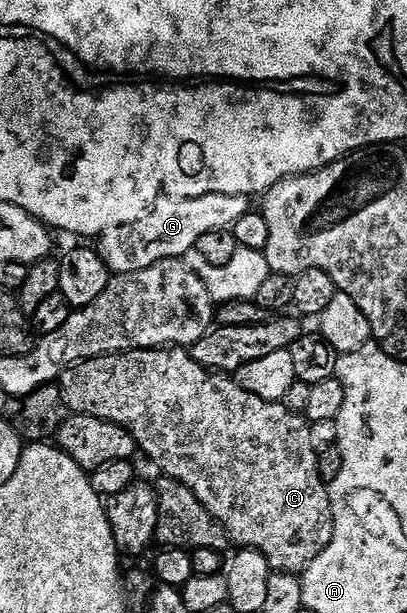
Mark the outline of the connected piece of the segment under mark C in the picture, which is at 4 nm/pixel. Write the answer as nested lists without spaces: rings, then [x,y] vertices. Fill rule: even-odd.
[[[165,347],[162,349],[130,349],[126,353],[110,353],[107,357],[95,357],[89,361],[82,361],[75,367],[69,367],[60,374],[58,384],[62,391],[65,406],[73,414],[86,417],[97,417],[103,421],[113,421],[120,425],[127,433],[131,433],[136,440],[137,450],[145,453],[161,470],[165,477],[173,477],[182,482],[214,515],[216,522],[221,525],[229,538],[237,546],[253,549],[266,555],[268,566],[273,571],[281,573],[299,574],[307,569],[309,563],[318,559],[322,551],[332,541],[334,535],[334,515],[332,514],[332,500],[328,494],[328,485],[319,478],[317,453],[310,443],[310,424],[303,416],[292,413],[284,404],[278,401],[258,399],[258,395],[250,395],[235,379],[224,371],[209,371],[192,358],[191,352],[184,347]]]

